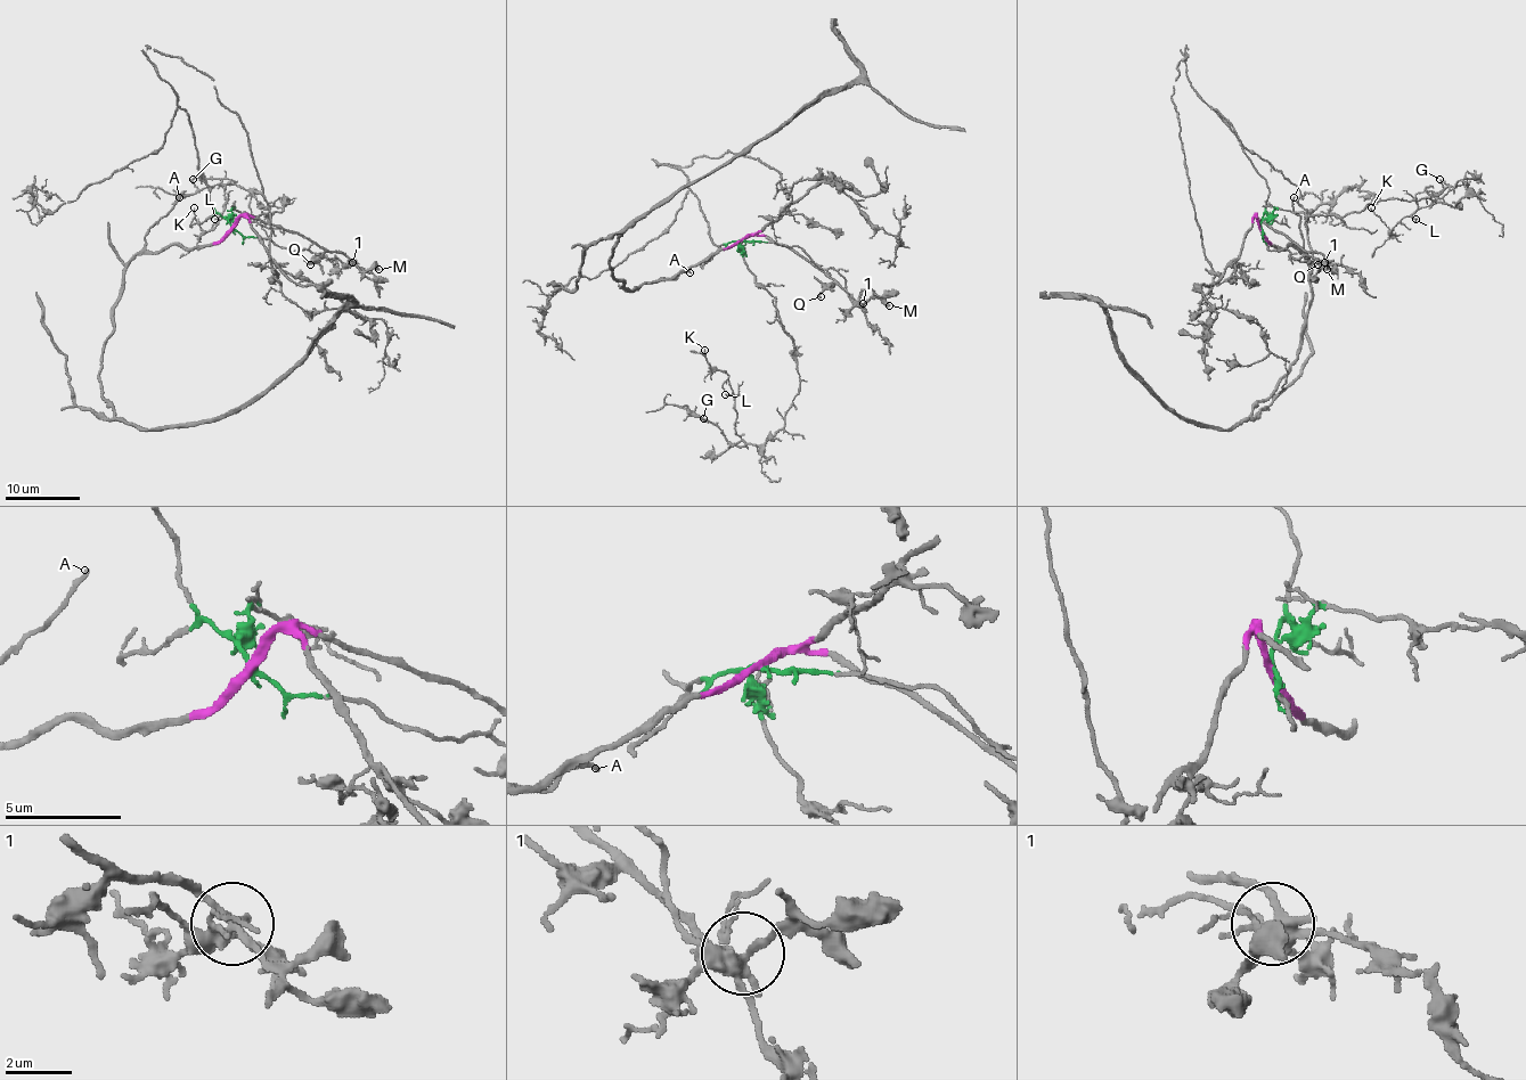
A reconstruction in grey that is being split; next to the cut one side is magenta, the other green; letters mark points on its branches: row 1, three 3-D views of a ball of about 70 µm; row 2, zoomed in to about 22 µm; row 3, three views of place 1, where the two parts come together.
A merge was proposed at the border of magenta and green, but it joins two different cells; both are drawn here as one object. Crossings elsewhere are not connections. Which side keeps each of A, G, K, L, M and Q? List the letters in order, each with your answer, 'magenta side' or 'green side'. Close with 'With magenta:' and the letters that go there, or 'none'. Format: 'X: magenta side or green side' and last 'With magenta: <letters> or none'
A: magenta side
G: green side
K: green side
L: green side
M: magenta side
Q: magenta side
With magenta: A, M, Q

